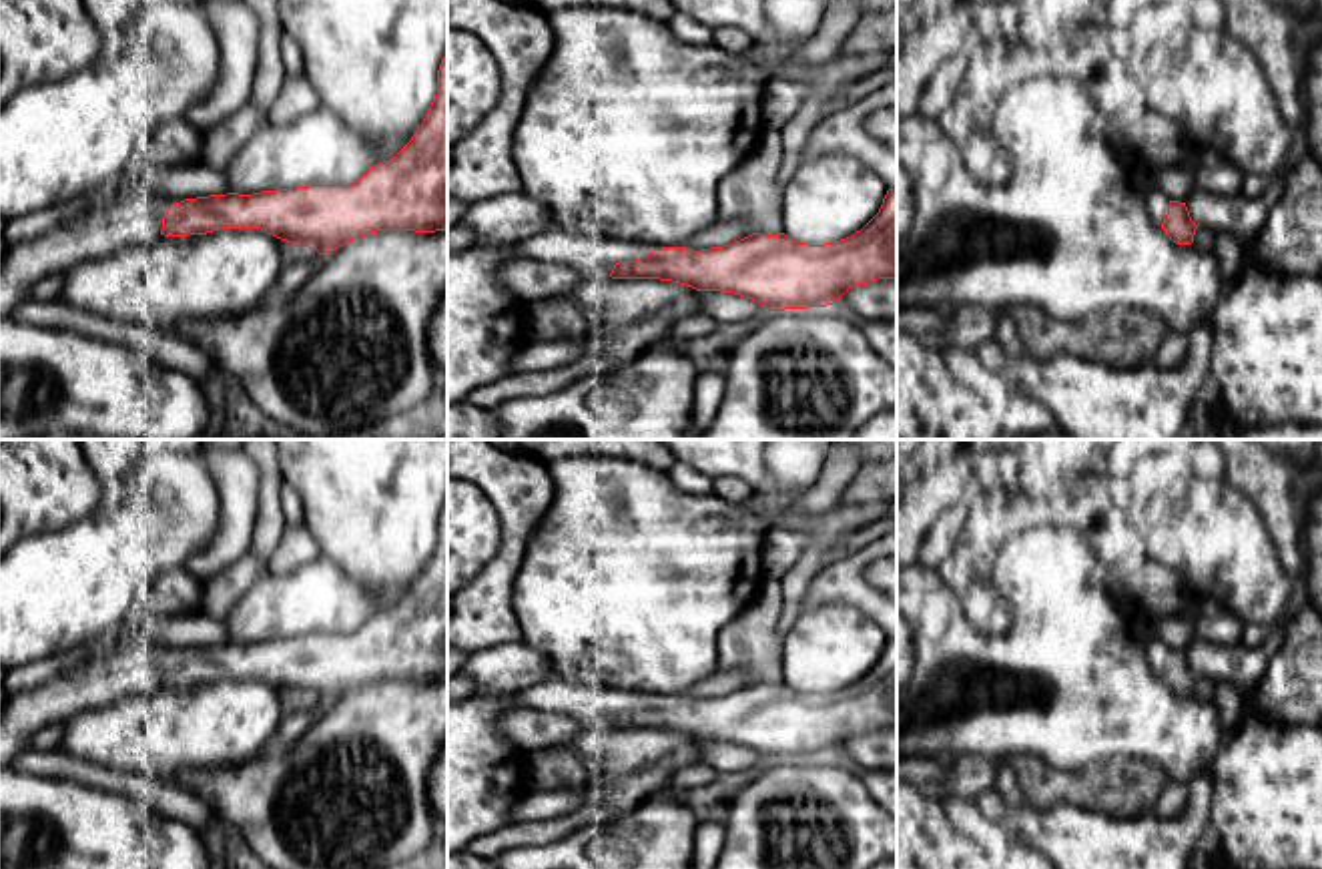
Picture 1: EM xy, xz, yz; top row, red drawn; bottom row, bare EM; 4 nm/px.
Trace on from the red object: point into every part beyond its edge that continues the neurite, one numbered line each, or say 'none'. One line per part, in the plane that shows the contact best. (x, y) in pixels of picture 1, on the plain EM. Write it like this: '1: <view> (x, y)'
1: xz (592, 705)

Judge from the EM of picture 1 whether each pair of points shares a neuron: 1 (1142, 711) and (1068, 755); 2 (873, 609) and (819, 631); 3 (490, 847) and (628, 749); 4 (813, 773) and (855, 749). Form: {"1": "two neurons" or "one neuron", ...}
{"1": "one neuron", "2": "two neurons", "3": "one neuron", "4": "two neurons"}

